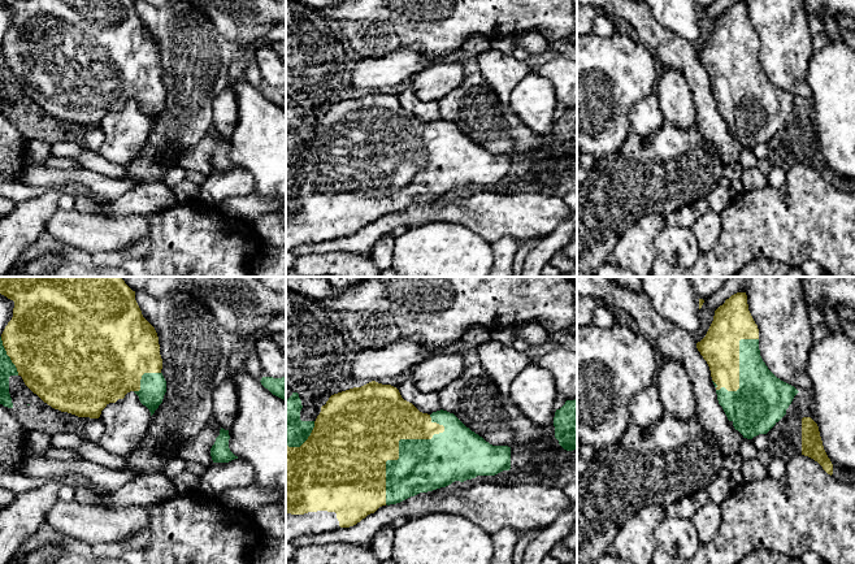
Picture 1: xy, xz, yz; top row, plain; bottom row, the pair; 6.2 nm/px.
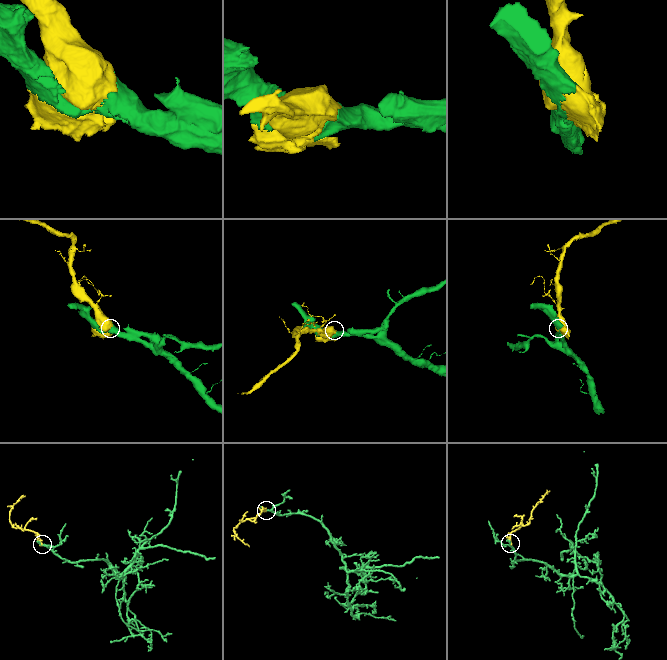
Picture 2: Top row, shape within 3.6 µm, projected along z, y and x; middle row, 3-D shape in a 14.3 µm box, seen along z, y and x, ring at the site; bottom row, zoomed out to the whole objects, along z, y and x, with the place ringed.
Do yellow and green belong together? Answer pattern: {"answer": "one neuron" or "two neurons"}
{"answer": "one neuron"}

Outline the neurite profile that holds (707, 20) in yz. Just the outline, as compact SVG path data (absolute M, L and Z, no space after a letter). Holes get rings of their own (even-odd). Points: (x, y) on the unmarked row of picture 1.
M717 0L716 3L704 9L700 17L702 36L695 43L693 43L693 47L695 48L696 52L706 45L713 30L715 19L720 14L722 14L726 8L729 8L732 4L737 1L745 1L745 0Z

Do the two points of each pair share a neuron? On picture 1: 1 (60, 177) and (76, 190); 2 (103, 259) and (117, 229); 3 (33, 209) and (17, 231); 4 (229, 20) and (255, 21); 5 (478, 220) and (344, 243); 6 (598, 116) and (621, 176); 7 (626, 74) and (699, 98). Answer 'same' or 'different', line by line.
1: different
2: different
3: same
4: same
5: same
6: different
7: different

